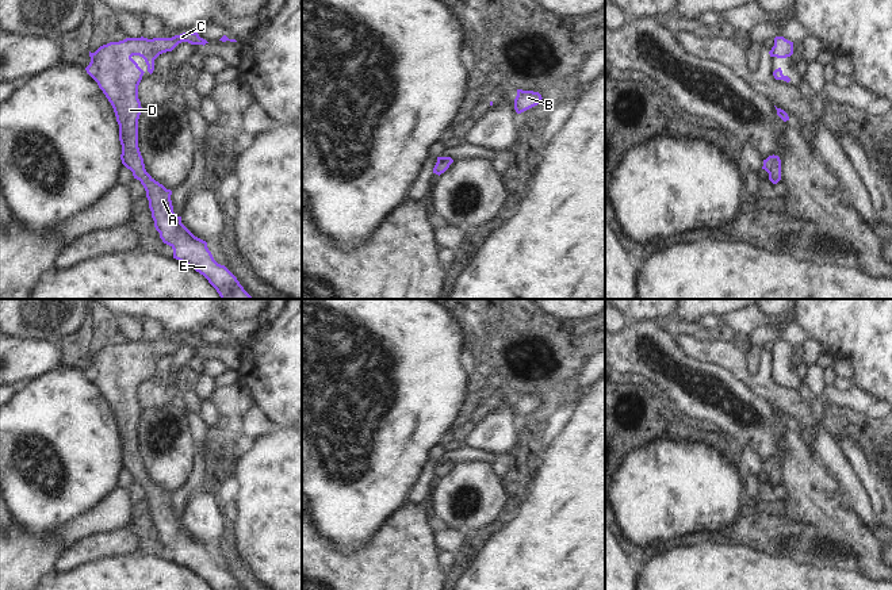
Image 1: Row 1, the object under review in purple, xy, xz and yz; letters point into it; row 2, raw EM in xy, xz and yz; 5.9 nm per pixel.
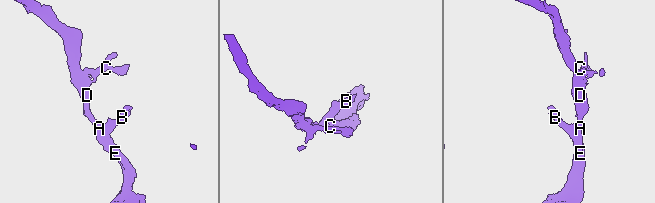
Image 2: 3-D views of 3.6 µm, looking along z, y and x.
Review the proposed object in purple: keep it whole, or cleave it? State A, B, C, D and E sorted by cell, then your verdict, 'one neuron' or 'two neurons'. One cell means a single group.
A B C D E | one neuron

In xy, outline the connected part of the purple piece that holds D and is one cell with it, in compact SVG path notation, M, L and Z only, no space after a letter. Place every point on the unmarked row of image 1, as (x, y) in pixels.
M183 336L172 341L126 341L103 348L95 356L89 355L91 365L85 373L114 411L119 428L122 467L143 489L154 530L162 545L173 552L173 562L203 578L213 590L242 590L225 568L214 563L207 545L195 540L181 526L181 520L173 516L172 494L146 475L138 451L138 422L142 413L138 388L145 375L131 360L142 360L152 378L154 363L162 356L172 355L181 345L203 349L208 346L198 336Z

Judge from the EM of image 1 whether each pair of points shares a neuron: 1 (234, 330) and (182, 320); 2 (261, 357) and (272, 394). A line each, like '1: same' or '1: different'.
1: same
2: same

